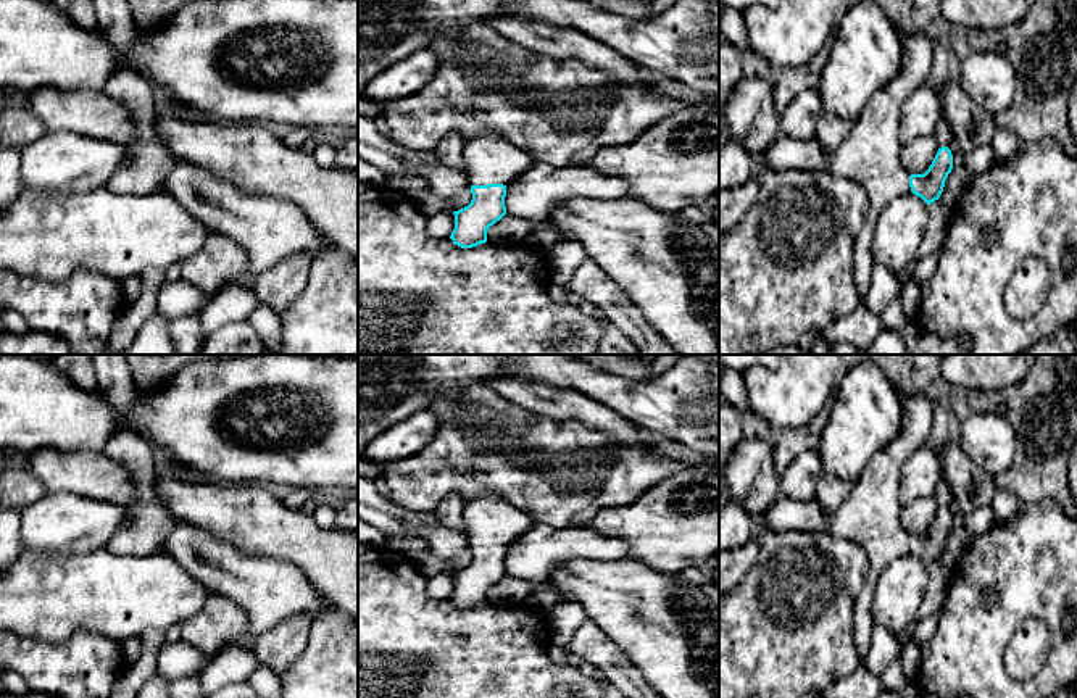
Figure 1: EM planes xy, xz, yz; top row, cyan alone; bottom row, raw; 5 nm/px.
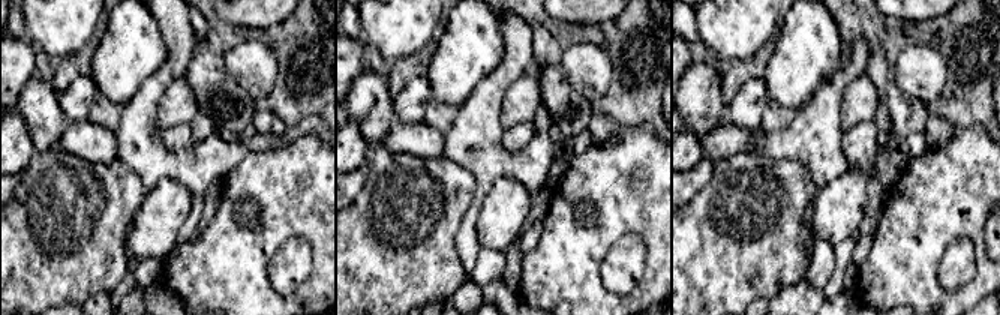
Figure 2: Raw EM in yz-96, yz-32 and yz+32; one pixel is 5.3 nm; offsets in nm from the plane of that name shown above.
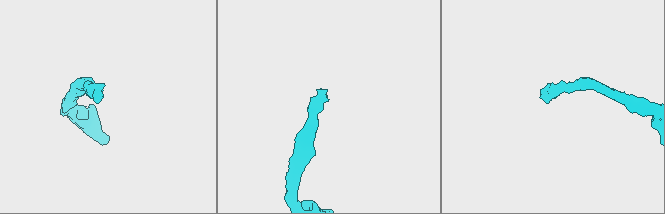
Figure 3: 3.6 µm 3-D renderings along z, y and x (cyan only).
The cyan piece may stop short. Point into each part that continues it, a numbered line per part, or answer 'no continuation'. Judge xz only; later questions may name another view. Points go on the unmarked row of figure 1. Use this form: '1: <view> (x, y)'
1: xz (489, 519)

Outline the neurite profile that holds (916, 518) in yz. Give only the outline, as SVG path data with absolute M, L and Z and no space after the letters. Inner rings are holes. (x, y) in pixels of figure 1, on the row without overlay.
M924 496L901 506L900 521L909 535L924 535L932 526L938 505L934 496Z

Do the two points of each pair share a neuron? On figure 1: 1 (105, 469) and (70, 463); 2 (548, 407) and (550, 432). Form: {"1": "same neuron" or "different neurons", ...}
{"1": "same neuron", "2": "different neurons"}

